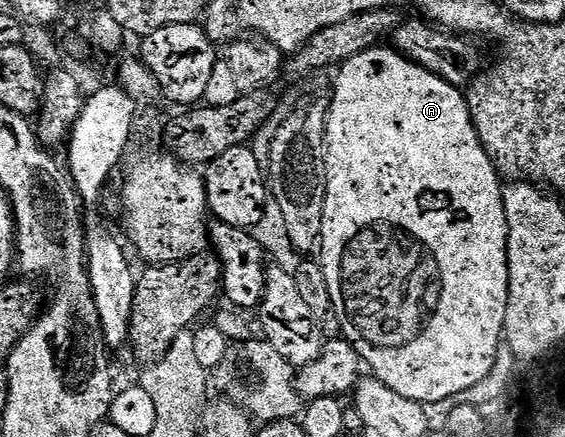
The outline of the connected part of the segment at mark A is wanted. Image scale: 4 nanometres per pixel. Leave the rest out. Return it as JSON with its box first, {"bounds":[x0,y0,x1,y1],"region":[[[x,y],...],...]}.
{"bounds":[321,48,509,406],"region":[[[383,48],[367,49],[361,55],[353,55],[353,59],[337,69],[339,78],[335,81],[333,132],[329,137],[329,176],[325,199],[327,211],[321,238],[321,264],[325,271],[325,283],[329,283],[329,295],[333,295],[337,319],[341,319],[342,340],[352,345],[364,366],[368,370],[372,369],[373,377],[385,387],[425,406],[467,391],[485,379],[495,365],[498,343],[503,340],[509,287],[507,224],[499,209],[499,196],[503,194],[504,186],[495,164],[489,159],[477,135],[464,90],[451,86],[445,78],[410,61],[395,48]]]}

